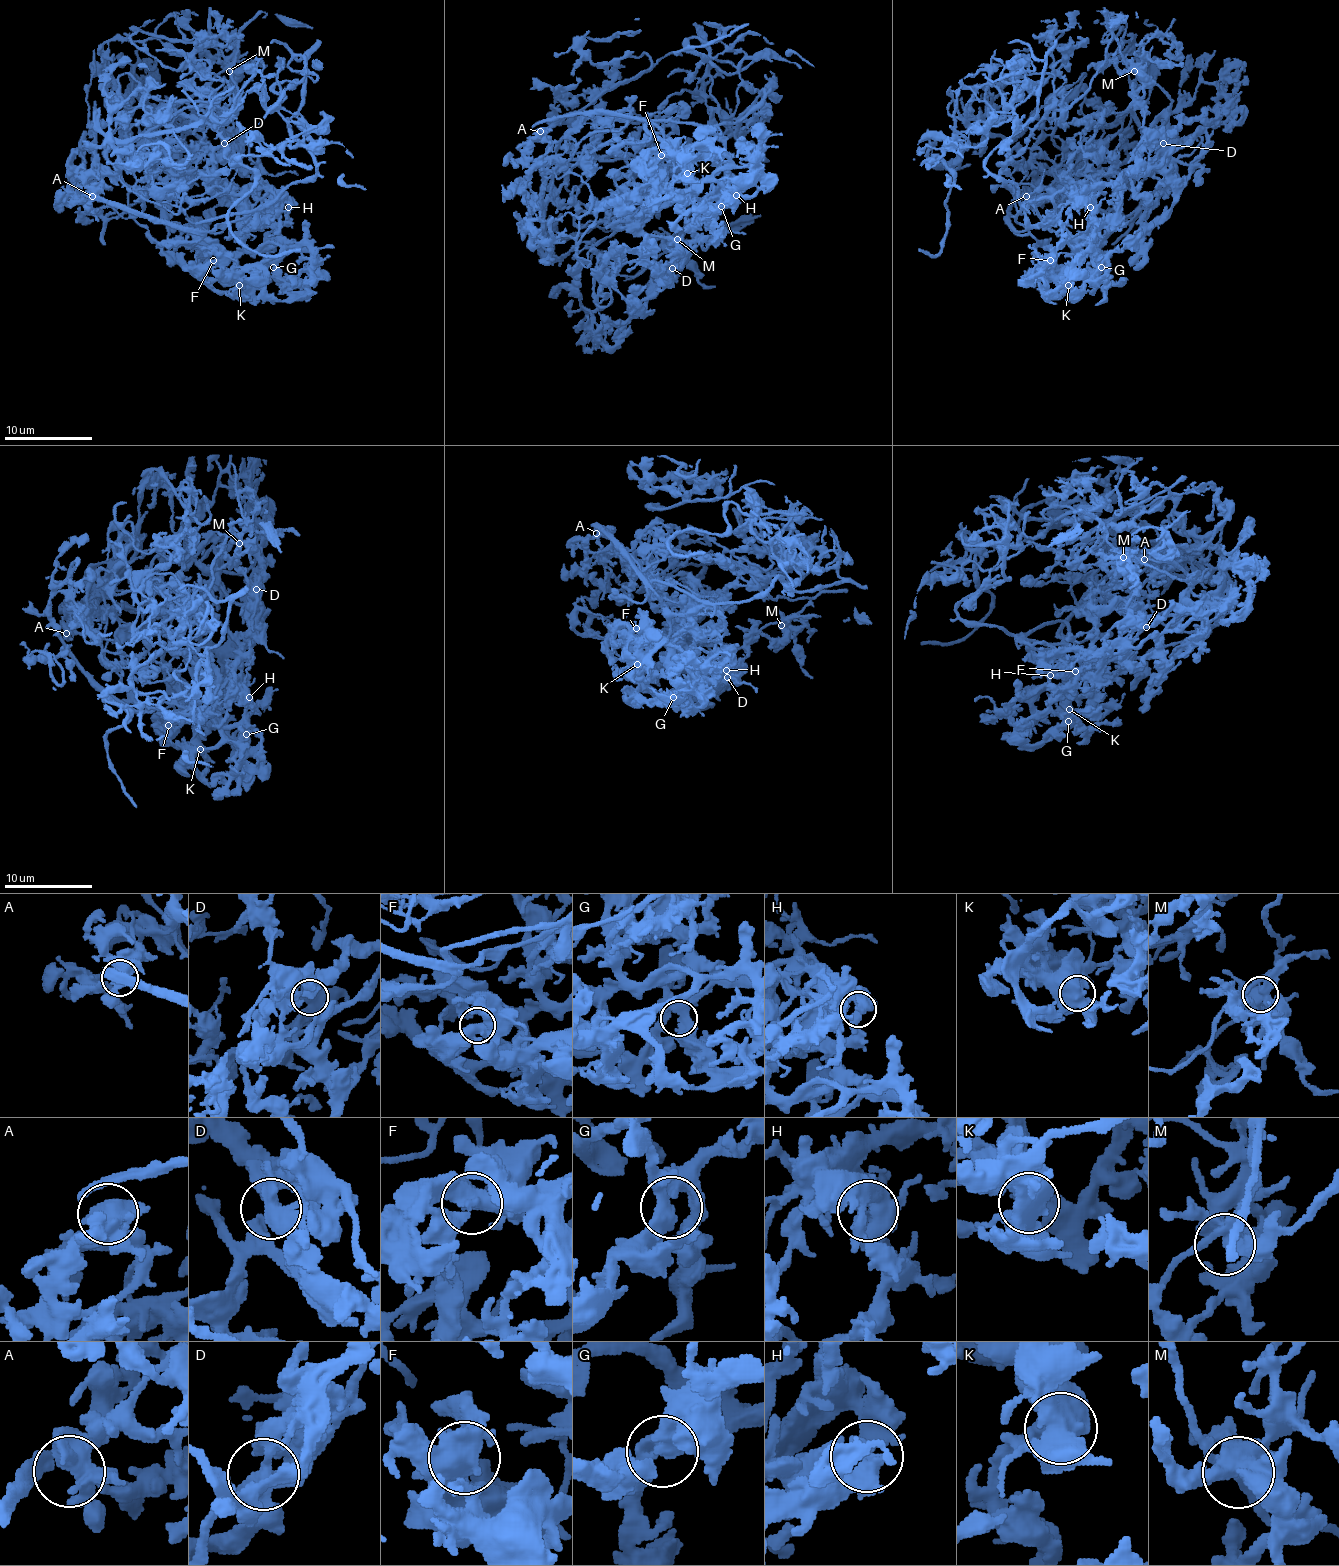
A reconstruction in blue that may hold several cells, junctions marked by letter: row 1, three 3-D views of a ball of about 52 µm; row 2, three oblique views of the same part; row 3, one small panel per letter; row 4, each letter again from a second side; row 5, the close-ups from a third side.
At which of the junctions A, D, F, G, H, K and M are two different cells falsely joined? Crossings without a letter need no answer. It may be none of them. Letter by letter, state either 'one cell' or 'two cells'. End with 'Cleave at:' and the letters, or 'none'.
A: one cell
D: one cell
F: one cell
G: one cell
H: one cell
K: one cell
M: one cell
Cleave at: none

